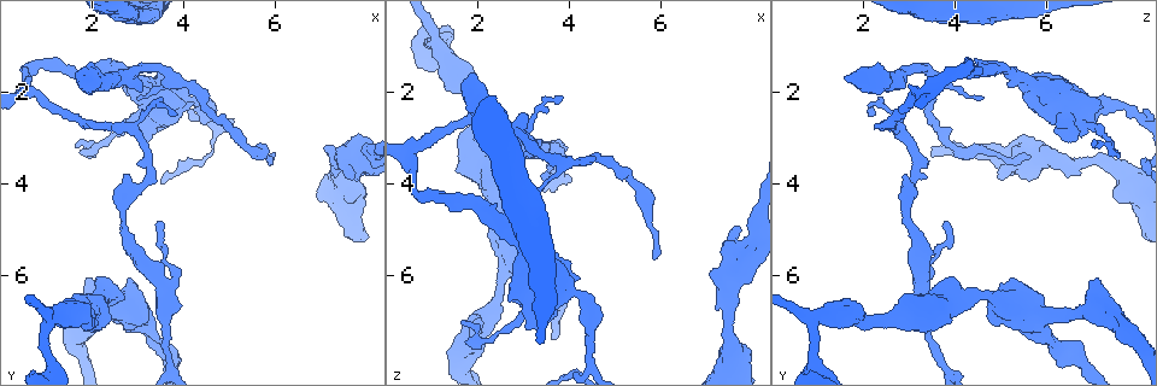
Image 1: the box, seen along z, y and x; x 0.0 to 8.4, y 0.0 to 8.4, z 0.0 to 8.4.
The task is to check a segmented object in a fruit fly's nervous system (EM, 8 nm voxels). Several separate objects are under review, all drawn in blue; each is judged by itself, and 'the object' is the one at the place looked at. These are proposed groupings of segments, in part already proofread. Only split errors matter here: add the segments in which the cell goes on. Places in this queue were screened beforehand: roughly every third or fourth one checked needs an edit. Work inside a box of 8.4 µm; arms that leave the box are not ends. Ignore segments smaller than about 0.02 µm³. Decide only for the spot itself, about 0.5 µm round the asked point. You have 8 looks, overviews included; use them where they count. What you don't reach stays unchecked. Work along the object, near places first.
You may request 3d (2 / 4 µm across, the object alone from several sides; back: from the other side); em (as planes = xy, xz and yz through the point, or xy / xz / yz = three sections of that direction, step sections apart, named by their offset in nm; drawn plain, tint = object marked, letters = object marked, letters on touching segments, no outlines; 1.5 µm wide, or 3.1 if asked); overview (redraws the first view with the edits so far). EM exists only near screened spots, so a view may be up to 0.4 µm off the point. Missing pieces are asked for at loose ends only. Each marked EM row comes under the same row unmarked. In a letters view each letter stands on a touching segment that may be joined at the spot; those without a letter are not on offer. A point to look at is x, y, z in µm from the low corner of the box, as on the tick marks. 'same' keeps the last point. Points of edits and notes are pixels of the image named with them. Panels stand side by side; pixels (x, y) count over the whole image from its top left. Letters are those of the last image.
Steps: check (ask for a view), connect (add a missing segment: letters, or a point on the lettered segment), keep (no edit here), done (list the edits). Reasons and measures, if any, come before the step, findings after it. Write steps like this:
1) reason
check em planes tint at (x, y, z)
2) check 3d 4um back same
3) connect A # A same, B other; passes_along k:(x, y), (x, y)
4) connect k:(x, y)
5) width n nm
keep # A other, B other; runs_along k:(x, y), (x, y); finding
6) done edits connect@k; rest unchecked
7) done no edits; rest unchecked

check 3d 2um back at (7.70, 3.90, 5.05)

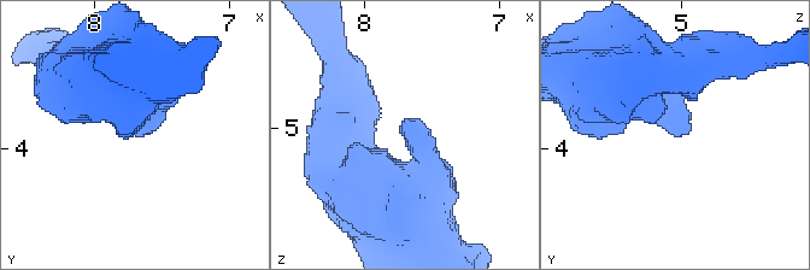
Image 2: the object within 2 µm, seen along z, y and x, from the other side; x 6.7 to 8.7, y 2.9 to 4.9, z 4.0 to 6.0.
check em planes letters at (7.70, 3.92, 5.00)

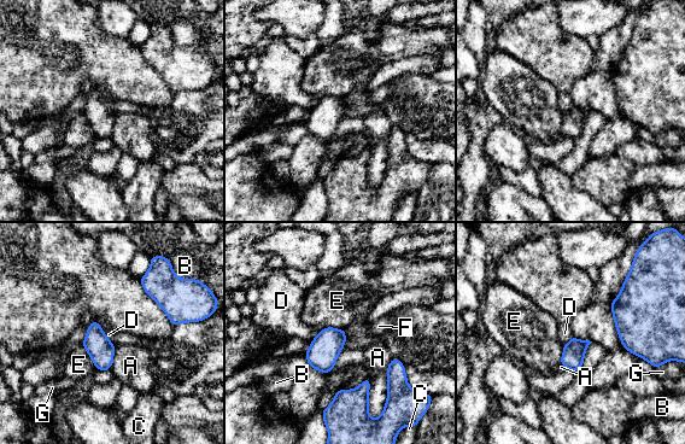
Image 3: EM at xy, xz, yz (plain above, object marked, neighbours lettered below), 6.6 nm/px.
keep # A other, B other, C other, D other, E other, F other, G other; border 3:(392, 357), (384, 404); no lettered segment goes on from it

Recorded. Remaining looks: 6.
an open end
check 3d 4um back at (3.00, 2.20, 4.60)

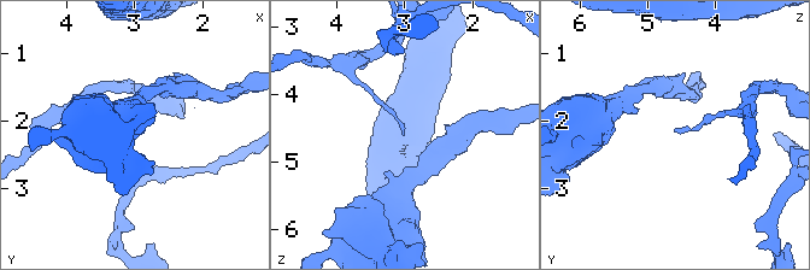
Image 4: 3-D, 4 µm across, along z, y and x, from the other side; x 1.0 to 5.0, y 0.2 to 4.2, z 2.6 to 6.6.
shape alone is not enough
check em planes letters at (3.00, 2.15, 4.55)

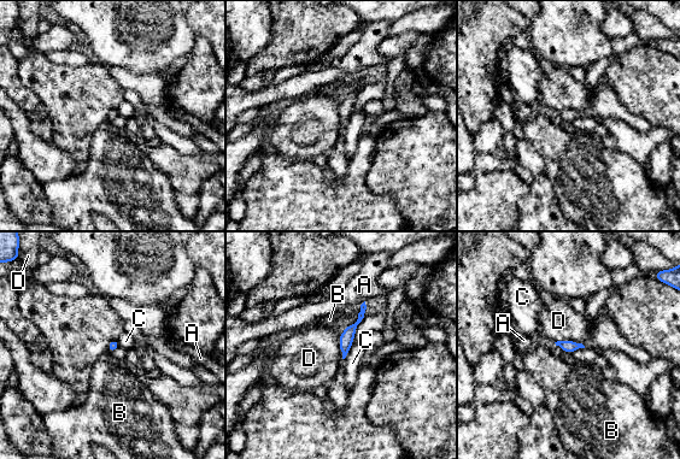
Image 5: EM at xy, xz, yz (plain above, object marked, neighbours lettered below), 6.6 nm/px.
longest_contact D 220 nm
keep # A other, B other, C other, D other; border 5:(555, 341), (576, 341), (585, 347); no lettered segment goes on from it

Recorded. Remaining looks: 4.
free end
check em xz step 4 letters at (2.05, 6.10, 7.10)

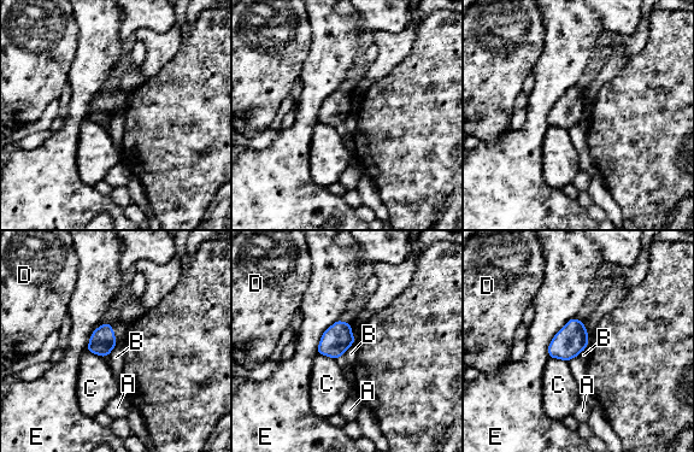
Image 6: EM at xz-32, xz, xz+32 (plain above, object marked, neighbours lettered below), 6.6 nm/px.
longest_contact E 320 nm
keep # A other, B other, C other, D other, E other; border 6:(353, 342), (341, 354); no lettered segment goes on from it

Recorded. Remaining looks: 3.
done no edits; rest unchecked

